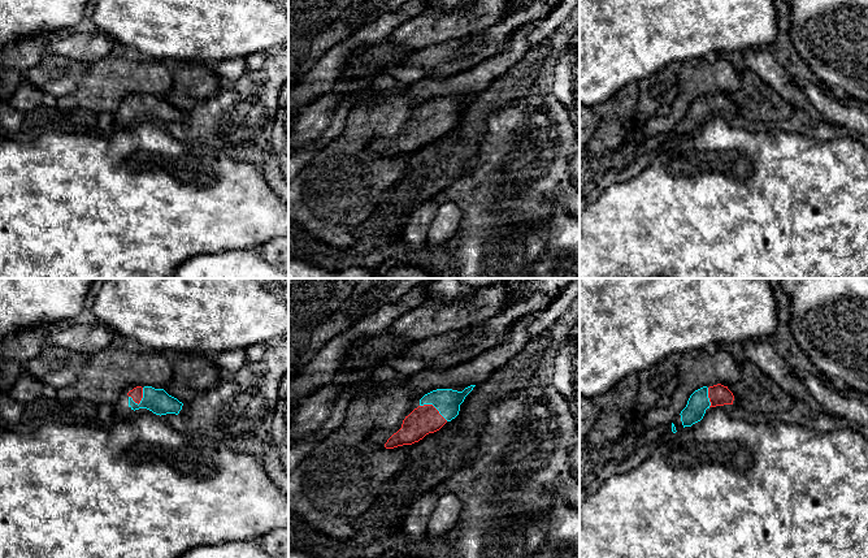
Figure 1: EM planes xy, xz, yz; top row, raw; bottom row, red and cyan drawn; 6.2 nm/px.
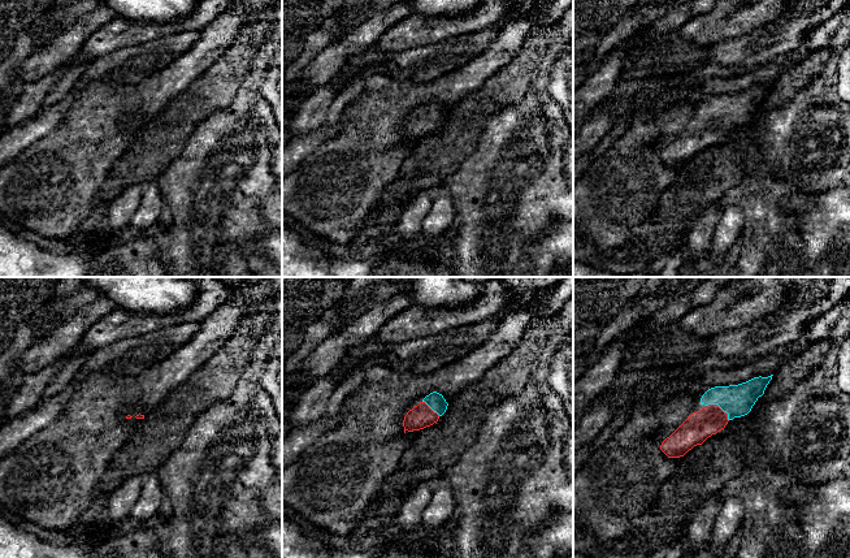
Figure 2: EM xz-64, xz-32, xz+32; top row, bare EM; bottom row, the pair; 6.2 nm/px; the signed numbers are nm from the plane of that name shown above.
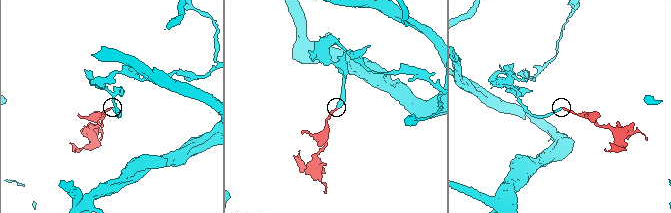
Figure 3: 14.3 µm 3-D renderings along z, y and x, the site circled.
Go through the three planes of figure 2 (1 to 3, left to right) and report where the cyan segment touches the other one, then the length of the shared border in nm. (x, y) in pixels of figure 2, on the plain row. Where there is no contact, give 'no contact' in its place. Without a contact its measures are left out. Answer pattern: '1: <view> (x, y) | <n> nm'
1: no contact
2: xz-32 (430, 117) | 140 nm
3: xz+32 (719, 116) | 170 nm

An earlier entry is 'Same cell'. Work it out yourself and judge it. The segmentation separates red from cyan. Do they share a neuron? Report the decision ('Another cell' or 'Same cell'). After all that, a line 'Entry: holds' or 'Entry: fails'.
Same cell
Entry: holds

